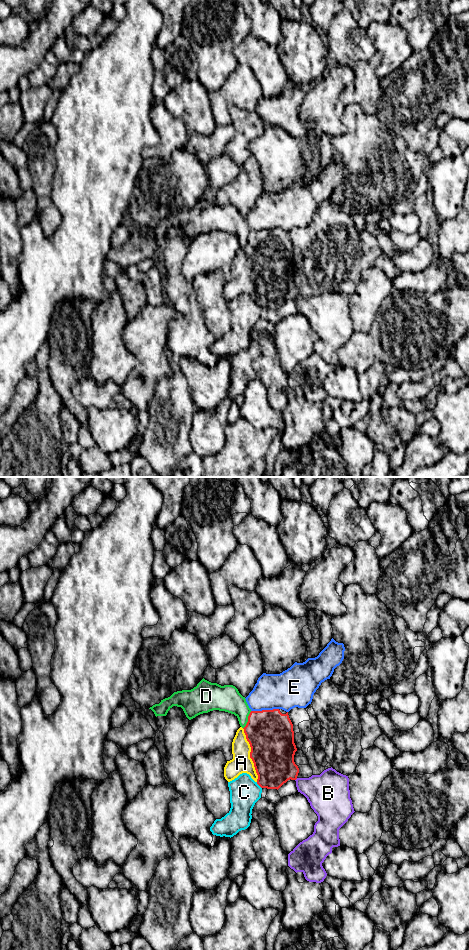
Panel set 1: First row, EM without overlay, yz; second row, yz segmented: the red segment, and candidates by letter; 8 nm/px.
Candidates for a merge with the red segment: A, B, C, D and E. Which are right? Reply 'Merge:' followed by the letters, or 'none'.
Merge: A

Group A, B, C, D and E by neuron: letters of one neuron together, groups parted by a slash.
A / B / C / D E

